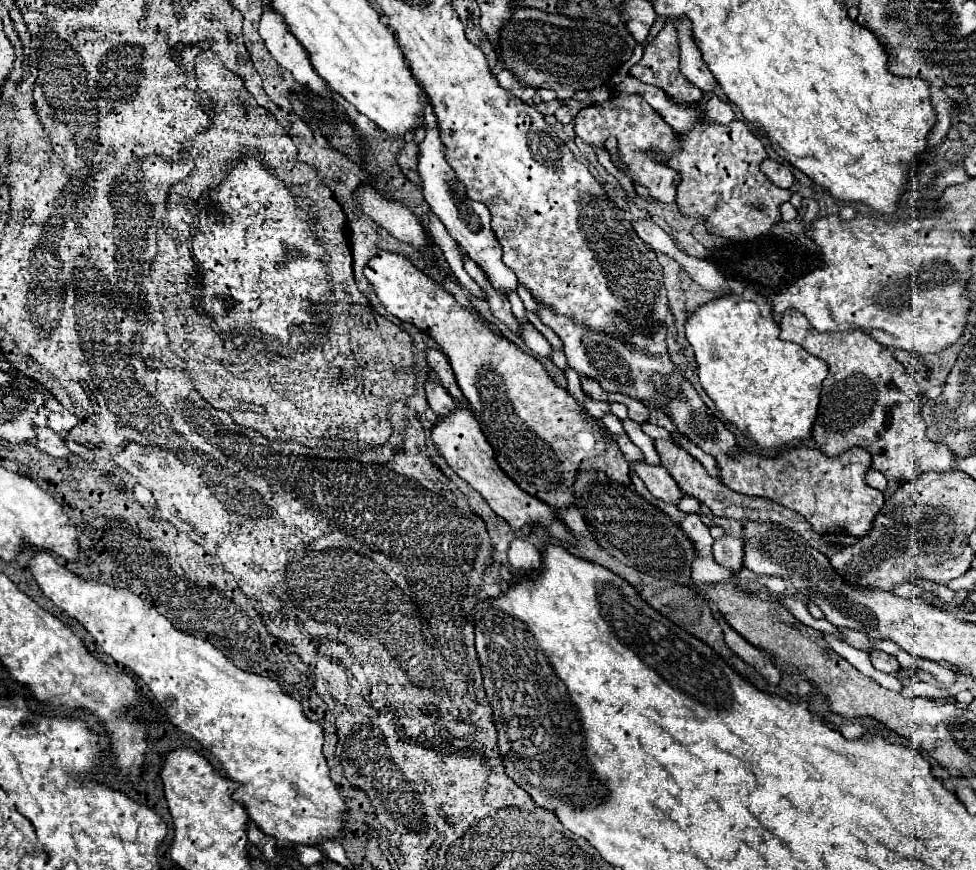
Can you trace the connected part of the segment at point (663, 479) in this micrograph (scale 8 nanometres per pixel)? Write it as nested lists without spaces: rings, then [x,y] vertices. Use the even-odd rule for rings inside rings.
[[[642,459],[632,463],[632,471],[644,481],[648,491],[656,499],[664,503],[678,503],[678,499],[682,497],[682,491],[678,489],[676,481],[670,477],[670,473],[662,465],[650,465]]]

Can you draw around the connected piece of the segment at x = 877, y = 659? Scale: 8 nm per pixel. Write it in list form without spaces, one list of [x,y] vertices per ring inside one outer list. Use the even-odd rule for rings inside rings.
[[[870,651],[870,661],[878,671],[884,671],[884,673],[896,673],[900,669],[898,659],[884,651]]]

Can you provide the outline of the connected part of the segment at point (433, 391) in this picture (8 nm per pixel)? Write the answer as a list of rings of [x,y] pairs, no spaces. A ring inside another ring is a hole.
[[[426,379],[426,399],[428,399],[428,405],[432,407],[432,411],[434,411],[438,417],[444,417],[446,413],[450,413],[450,409],[454,409],[454,399],[452,399],[452,395],[442,387],[440,381]]]

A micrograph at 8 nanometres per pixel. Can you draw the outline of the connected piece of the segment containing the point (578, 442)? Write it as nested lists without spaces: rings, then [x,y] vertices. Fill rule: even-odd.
[[[378,249],[378,253],[372,255],[368,265],[364,267],[364,277],[372,283],[374,293],[378,295],[380,303],[388,313],[428,333],[436,341],[440,351],[448,357],[450,367],[456,375],[456,381],[464,397],[468,399],[472,413],[480,423],[482,433],[486,435],[488,443],[496,449],[496,461],[500,469],[508,477],[512,477],[522,491],[530,493],[532,497],[540,499],[552,509],[568,507],[574,503],[574,495],[570,493],[570,485],[574,483],[574,477],[580,471],[588,471],[588,469],[602,469],[616,483],[624,483],[632,487],[628,477],[630,463],[624,459],[618,443],[612,441],[608,435],[604,435],[604,431],[598,425],[586,419],[586,413],[578,405],[578,401],[570,395],[568,389],[556,383],[556,379],[546,371],[546,367],[538,359],[518,349],[506,337],[496,335],[482,319],[474,317],[442,285],[438,285],[420,269],[416,269],[412,261],[406,259],[404,255]]]

